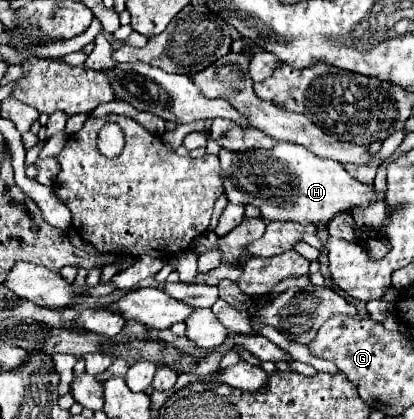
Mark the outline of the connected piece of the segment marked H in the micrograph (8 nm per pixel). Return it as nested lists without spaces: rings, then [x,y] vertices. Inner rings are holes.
[[[277,142],[271,150],[255,148],[247,152],[227,152],[227,148],[221,148],[219,152],[221,162],[221,174],[223,174],[223,190],[229,202],[233,204],[253,204],[261,210],[263,220],[293,220],[299,224],[319,224],[329,222],[335,214],[349,212],[355,206],[369,206],[371,202],[377,202],[373,188],[361,184],[359,180],[351,178],[343,164],[327,158],[319,158],[307,148],[301,148],[299,144],[291,142]]]

